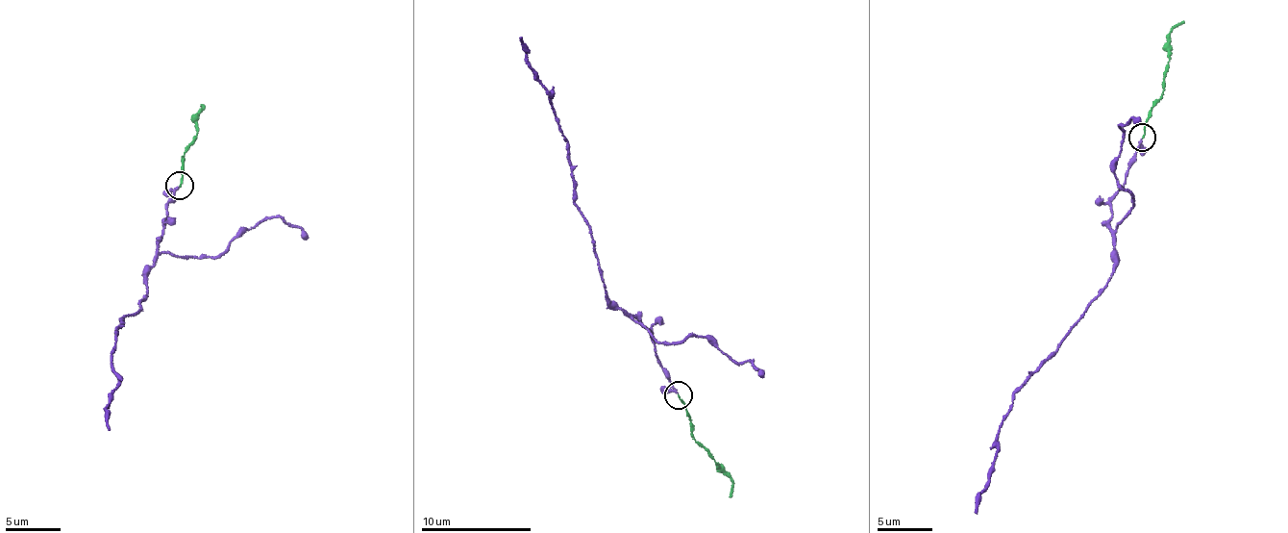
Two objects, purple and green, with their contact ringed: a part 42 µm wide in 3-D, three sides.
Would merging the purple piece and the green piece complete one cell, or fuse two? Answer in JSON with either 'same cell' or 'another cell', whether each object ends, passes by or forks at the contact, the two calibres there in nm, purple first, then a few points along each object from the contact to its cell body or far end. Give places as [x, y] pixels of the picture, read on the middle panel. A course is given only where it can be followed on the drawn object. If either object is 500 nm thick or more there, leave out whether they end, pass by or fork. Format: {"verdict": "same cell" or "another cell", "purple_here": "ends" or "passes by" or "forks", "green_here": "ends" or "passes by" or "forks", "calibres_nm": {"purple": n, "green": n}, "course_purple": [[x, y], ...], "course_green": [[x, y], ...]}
{"verdict": "same cell", "purple_here": "passes by", "green_here": "ends", "calibres_nm": {"purple": 150, "green": 120}, "course_purple": [[678, 394], [654, 355], [650, 335], [604, 292], [592, 236], [573, 197], [566, 139], [520, 38]], "course_green": [[678, 394], [692, 423], [695, 440], [732, 481], [731, 496]]}

